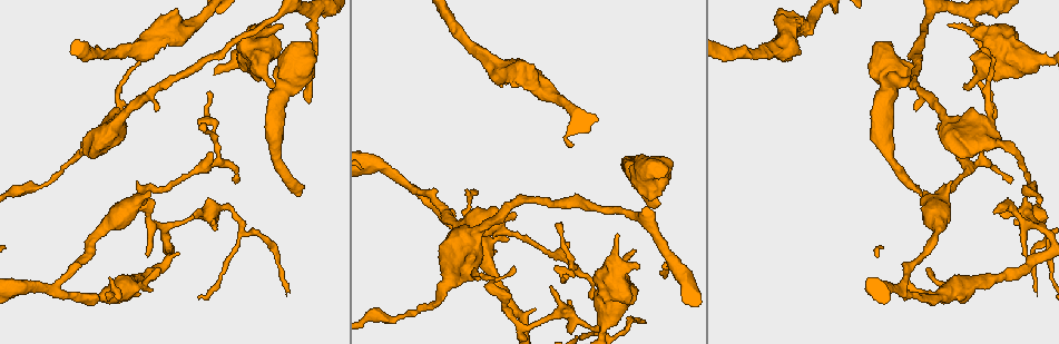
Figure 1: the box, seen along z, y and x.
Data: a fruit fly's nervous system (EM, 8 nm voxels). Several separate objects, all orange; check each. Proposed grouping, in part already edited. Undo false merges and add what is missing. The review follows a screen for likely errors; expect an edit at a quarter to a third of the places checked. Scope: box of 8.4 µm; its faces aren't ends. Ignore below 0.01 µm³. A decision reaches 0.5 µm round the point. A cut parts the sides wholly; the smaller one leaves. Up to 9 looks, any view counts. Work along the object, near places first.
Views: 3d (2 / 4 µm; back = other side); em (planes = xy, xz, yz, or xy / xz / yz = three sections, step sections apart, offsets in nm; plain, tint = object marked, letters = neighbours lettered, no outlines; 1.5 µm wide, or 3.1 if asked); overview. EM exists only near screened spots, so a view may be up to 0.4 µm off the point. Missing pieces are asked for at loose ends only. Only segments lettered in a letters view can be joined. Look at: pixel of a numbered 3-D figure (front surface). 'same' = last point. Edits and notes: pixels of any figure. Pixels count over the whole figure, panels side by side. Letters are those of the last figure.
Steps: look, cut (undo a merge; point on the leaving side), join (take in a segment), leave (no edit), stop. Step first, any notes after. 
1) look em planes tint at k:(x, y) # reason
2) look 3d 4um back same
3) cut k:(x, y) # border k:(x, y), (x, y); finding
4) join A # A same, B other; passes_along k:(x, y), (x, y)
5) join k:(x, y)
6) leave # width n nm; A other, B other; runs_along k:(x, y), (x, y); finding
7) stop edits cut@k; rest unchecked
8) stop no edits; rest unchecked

look em xz step 8 tint at 1:(605, 325) # thick turns thin

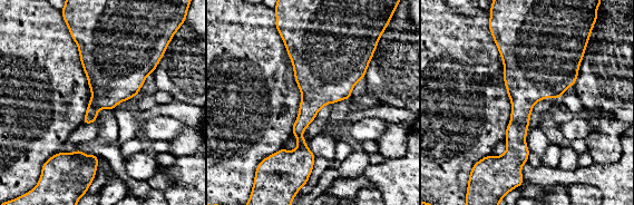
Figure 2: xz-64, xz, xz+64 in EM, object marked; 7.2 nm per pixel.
look em xz step 8 letters same # see the neighbours

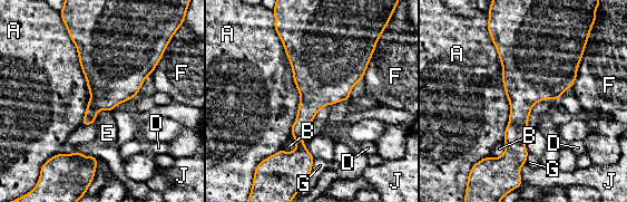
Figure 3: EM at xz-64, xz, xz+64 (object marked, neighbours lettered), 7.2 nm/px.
leave # A other, B other, D other, E other, F other, G other, J other; all the same neuron

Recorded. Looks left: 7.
look em planes letters at 1:(636, 264) # free end

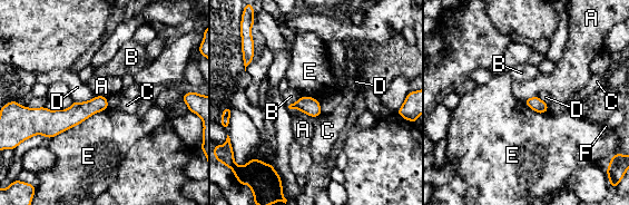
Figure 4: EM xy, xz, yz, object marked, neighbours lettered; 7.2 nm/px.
leave # A other, B other, C other, D other, E other, F other; border 4:(108, 107), (50, 138); none of them fits

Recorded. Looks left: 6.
look em planes letters at 1:(297, 195) # long arm stops here

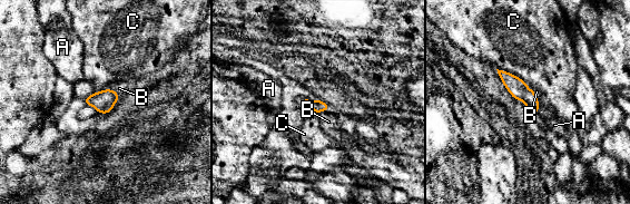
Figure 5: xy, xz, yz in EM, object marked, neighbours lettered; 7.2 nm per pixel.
join 5:(547, 113) # A other, B same, C other; passes_along 5:(517, 87), (538, 100), (547, 113); it goes on there

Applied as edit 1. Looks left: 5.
look overview # see it whole again

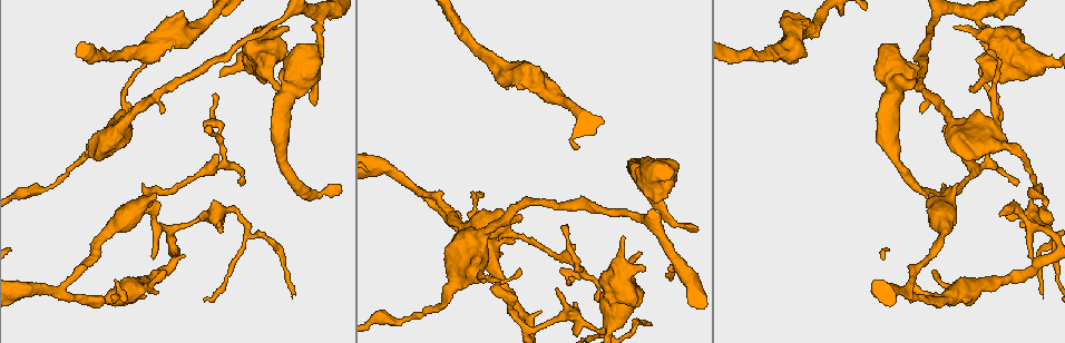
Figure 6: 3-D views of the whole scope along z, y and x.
look 3d 2um at 6:(102, 301) # sudden change in width

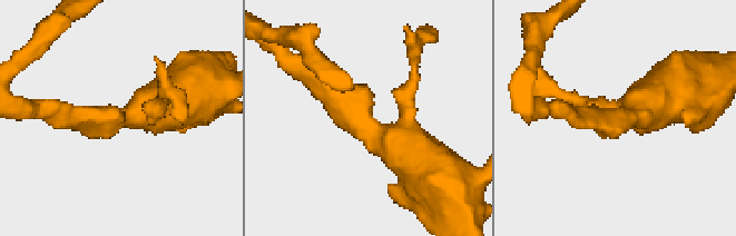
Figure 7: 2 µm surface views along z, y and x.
look em planes letters at 7:(119, 116) # now the EM

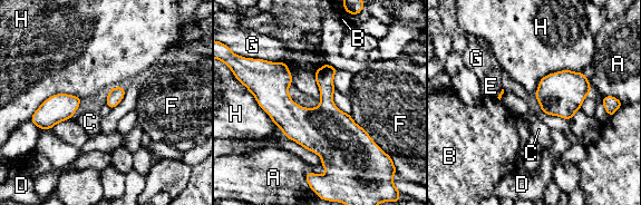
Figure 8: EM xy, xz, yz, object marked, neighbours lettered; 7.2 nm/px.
leave # A other, B other, C other, D other, E other, F other, G other, H other; border 8:(222, 61), (279, 127); all the same neuron

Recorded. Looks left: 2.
stop edits join@5; rest unchecked

